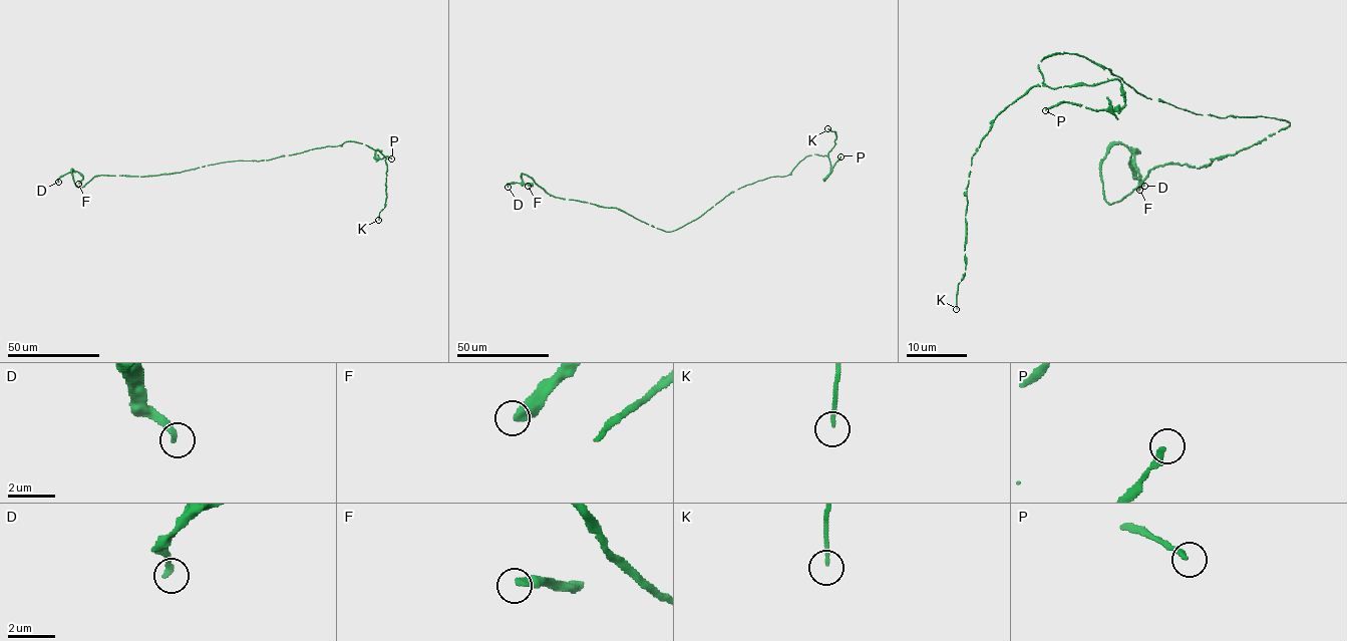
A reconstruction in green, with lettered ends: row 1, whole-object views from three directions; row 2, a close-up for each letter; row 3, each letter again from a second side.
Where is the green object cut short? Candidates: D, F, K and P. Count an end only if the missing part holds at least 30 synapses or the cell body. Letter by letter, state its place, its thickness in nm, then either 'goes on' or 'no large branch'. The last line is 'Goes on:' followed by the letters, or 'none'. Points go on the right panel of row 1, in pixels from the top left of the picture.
D: at (1144, 186); 260 nm thick; no large branch
F: at (1139, 190); 340 nm thick; no large branch
K: at (956, 309); 140 nm thick; no large branch
P: at (1045, 110); 200 nm thick; no large branch
Goes on: none

